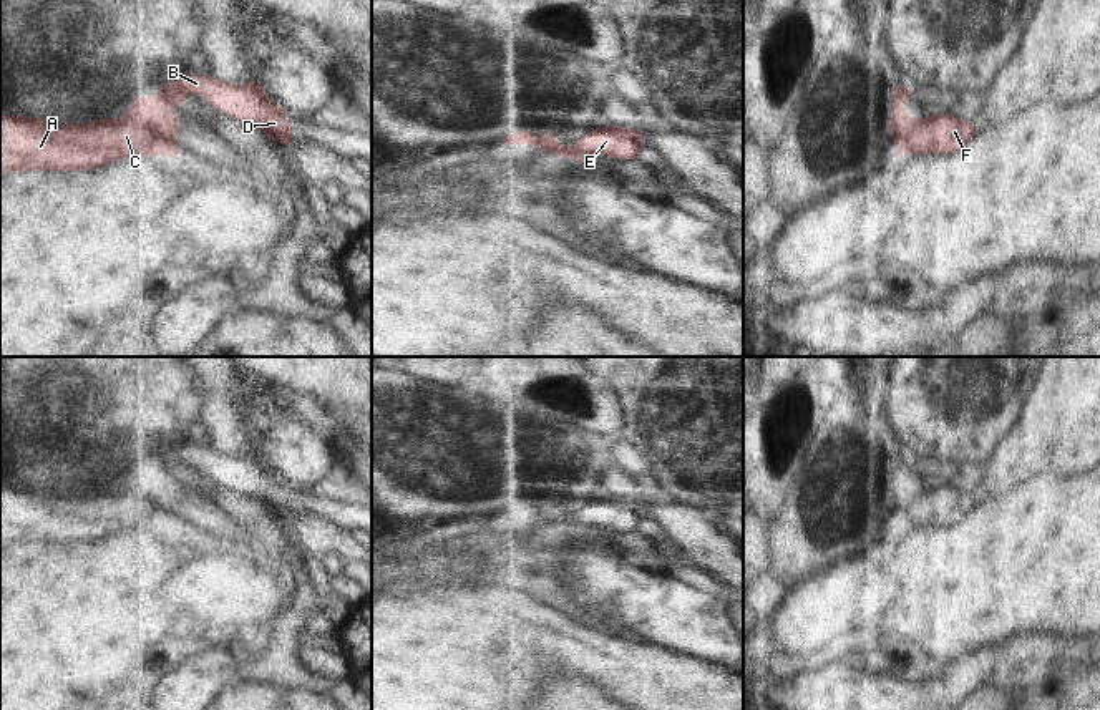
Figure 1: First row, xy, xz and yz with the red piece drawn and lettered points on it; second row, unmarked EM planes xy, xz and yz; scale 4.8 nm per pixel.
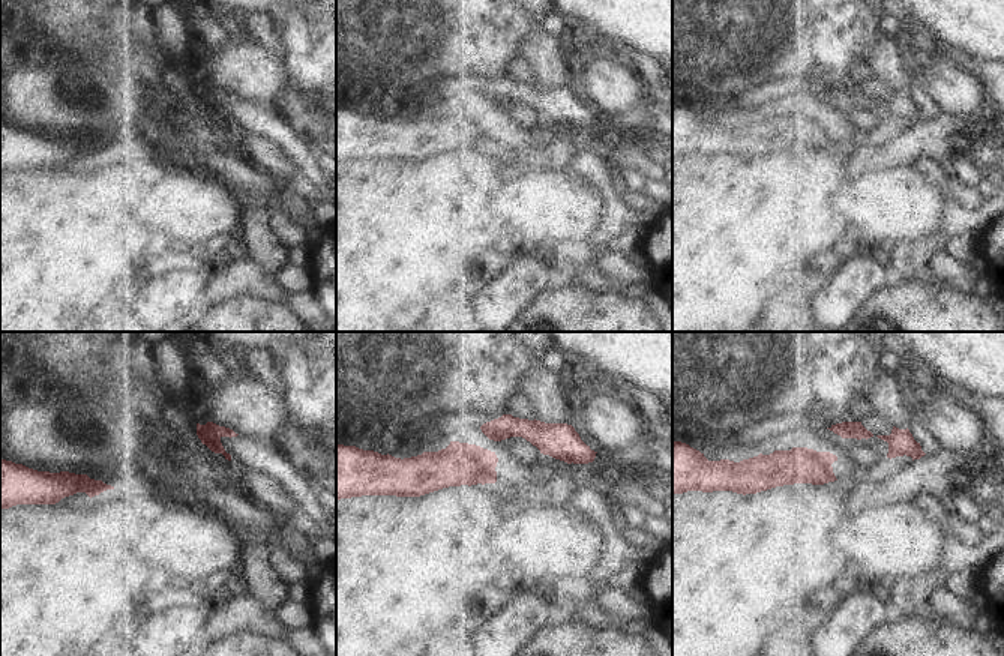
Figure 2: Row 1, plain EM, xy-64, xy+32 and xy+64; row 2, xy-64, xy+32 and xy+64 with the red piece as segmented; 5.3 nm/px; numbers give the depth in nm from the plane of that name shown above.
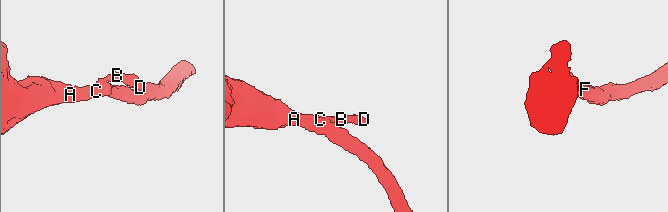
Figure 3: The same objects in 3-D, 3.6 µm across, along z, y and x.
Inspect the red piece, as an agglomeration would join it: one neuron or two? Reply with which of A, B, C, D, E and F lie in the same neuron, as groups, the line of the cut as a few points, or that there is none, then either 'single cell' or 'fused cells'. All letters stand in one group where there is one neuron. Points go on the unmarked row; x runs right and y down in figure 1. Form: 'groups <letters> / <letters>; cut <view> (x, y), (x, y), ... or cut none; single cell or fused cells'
groups A C F / B D E; cut xy (156, 465), (163, 476); fused cells

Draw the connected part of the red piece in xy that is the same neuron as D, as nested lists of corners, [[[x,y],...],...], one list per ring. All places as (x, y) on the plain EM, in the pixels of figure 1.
[[[189,445],[168,453],[156,466],[163,476],[174,481],[189,466],[197,466],[226,488],[264,503],[280,516],[292,516],[290,496],[284,489],[284,479],[274,476],[254,451],[244,456],[229,456],[212,446]]]

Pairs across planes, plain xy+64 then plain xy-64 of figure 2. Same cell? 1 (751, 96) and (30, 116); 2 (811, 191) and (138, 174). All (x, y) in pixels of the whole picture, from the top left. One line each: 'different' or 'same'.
1: different
2: same

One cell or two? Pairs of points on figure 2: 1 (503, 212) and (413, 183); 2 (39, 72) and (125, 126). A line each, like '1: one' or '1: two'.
1: two
2: one

